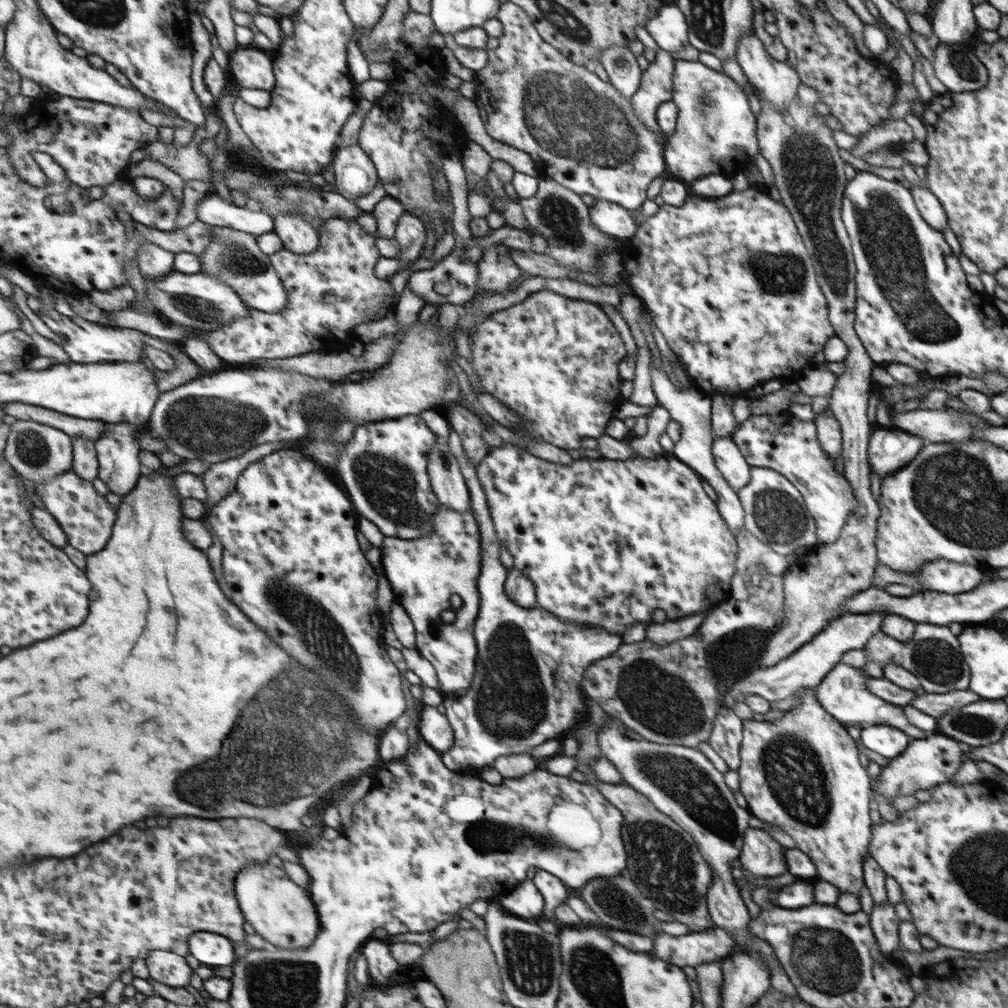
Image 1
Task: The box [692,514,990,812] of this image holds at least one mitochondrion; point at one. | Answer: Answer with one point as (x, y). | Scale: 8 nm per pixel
(937, 662)

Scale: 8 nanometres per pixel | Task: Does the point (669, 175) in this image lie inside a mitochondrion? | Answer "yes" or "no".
no

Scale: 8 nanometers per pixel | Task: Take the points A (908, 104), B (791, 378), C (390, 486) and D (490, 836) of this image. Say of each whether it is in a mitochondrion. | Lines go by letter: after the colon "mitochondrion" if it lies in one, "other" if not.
A: other
B: other
C: mitochondrion
D: mitochondrion

